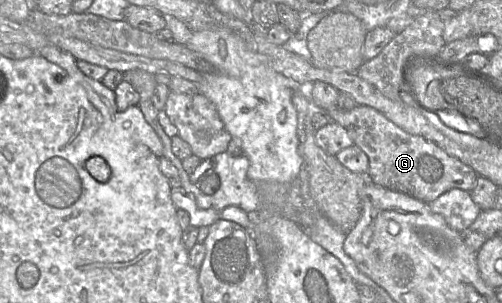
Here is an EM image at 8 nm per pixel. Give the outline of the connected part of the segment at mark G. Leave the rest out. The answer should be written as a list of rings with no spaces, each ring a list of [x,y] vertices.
[[[356,105],[353,109],[344,111],[336,106],[325,112],[331,121],[347,130],[354,145],[367,155],[370,182],[405,193],[425,203],[434,201],[453,188],[468,192],[474,188],[479,175],[471,167],[422,136],[407,133],[376,109]]]

